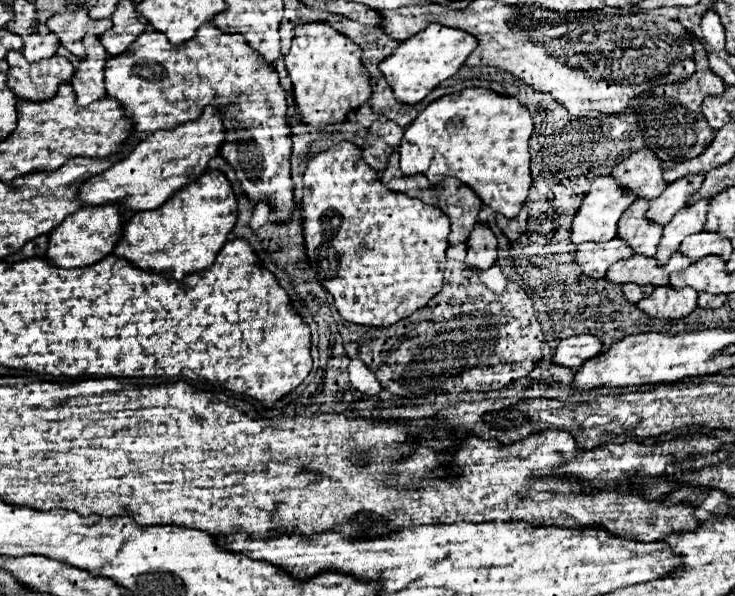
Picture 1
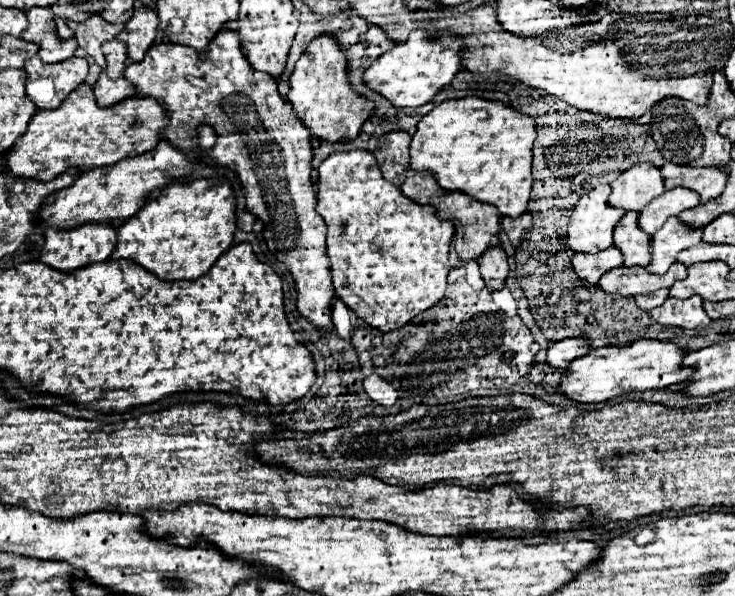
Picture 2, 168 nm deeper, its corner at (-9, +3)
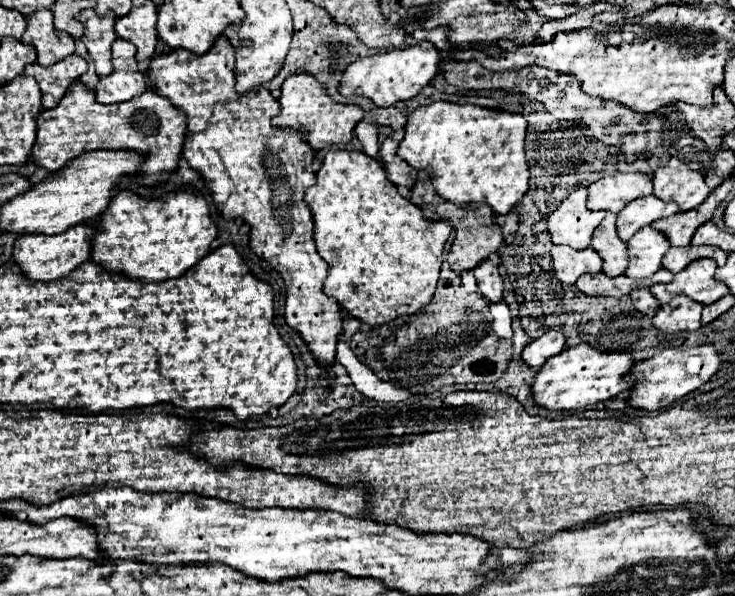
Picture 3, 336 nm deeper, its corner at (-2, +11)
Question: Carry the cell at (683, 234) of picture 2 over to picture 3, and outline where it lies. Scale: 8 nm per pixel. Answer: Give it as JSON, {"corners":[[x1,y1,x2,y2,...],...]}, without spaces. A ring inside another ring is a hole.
{"corners":[[642,227,628,243,628,269,624,271,630,279,648,279,652,277,662,263,664,253,670,249,670,243,648,227]]}

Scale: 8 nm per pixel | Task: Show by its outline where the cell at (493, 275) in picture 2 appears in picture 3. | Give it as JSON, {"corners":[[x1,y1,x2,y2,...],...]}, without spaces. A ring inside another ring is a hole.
{"corners":[[482,261,478,269,474,269,474,277,478,281,480,293,490,301,490,303,500,303,502,301,502,277,498,273,498,267,492,261]]}

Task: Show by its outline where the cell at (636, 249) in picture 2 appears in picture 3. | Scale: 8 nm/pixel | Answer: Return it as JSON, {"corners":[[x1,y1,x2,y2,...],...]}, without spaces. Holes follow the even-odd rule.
{"corners":[[608,213,598,225,590,247,602,257,602,271,608,277,618,277,626,271,626,243,618,241,614,213]]}

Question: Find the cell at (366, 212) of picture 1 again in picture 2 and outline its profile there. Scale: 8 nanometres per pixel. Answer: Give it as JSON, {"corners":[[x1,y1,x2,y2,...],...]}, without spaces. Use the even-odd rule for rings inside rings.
{"corners":[[363,149,337,151,319,165,317,213,327,225,327,257,331,261,335,293,367,325,381,331,399,329,443,299,455,225,441,219,433,205,411,201,397,185,383,179,373,153]]}

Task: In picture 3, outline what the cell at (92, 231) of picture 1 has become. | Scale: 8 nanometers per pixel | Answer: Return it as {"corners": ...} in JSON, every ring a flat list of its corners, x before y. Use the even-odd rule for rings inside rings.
{"corners":[[74,225,58,235,20,235,14,241,12,259,18,263,22,273,32,281,56,281,74,271,80,263,90,259,92,239,96,231,88,225]]}

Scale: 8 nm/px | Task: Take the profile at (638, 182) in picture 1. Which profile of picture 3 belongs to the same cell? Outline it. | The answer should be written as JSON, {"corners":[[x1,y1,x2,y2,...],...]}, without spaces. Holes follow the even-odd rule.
{"corners":[[612,173,588,187,590,211,620,213,632,199,652,193,652,179,644,173]]}

